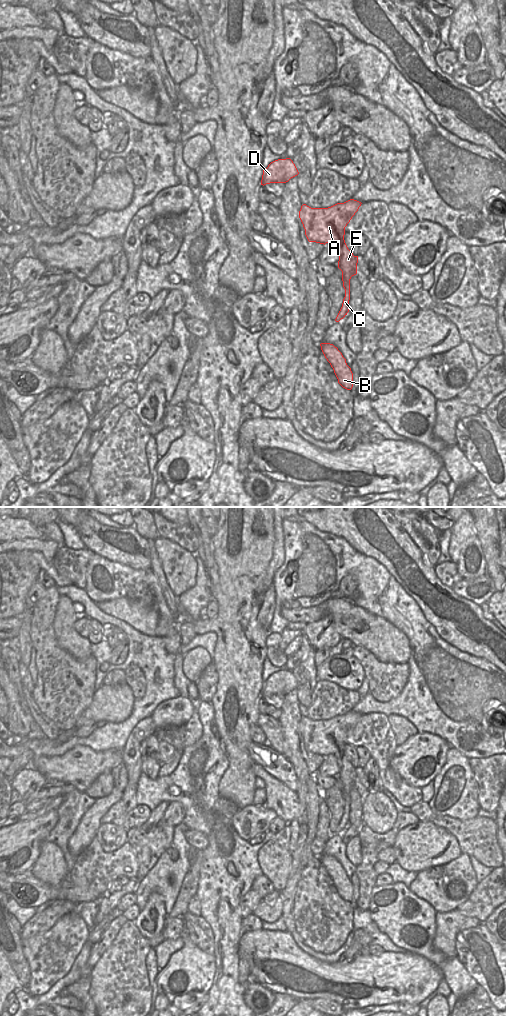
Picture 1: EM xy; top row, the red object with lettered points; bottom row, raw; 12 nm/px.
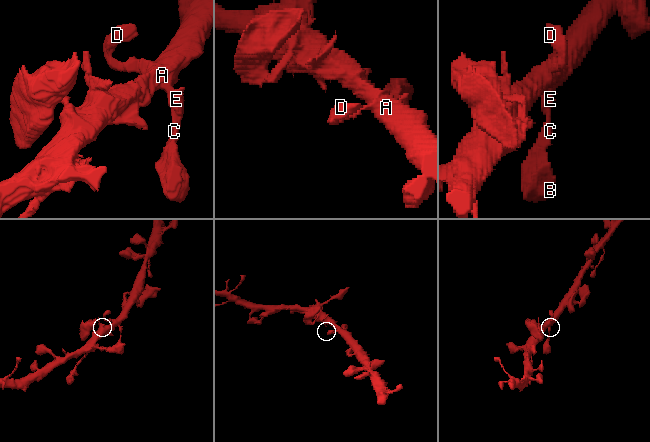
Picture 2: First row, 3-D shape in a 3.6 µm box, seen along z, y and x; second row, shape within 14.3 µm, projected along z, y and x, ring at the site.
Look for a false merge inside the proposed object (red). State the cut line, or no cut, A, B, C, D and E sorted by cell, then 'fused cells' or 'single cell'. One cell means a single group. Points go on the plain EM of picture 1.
cut none; groups A B C D E; single cell

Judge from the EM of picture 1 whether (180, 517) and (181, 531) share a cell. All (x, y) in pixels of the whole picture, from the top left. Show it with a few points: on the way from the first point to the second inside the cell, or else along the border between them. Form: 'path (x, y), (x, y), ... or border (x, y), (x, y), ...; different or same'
border (163, 517), (173, 522), (188, 524); different

